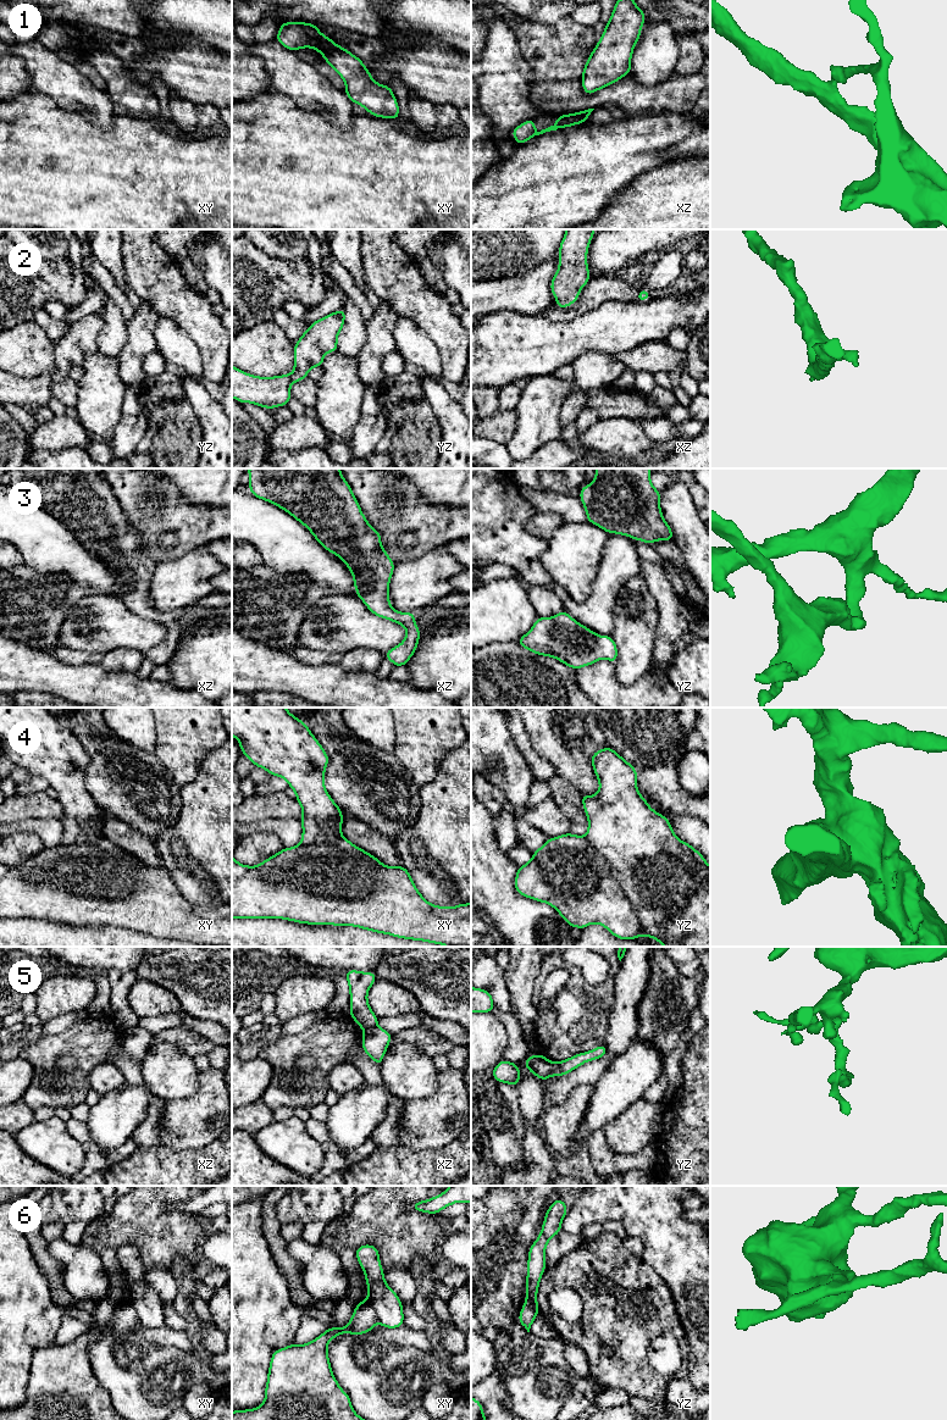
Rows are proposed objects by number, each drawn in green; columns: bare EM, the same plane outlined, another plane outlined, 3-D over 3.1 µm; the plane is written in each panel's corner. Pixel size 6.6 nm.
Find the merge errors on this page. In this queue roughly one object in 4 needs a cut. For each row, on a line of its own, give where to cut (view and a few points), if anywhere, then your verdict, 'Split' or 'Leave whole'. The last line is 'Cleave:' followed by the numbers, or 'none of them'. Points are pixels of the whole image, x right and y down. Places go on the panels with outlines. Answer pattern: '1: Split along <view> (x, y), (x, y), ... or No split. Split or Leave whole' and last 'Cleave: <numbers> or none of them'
1: Split along xy (338, 46), (324, 56). Split
2: No split. Leave whole
3: No split. Leave whole
4: Split along yz (585, 836), (604, 857), (610, 876), (638, 919), (641, 935). Split
5: Split along xz (376, 1024), (364, 1030). Split
6: Split along xy (367, 1298), (378, 1321). Split
Cleave: 1, 4, 5, 6

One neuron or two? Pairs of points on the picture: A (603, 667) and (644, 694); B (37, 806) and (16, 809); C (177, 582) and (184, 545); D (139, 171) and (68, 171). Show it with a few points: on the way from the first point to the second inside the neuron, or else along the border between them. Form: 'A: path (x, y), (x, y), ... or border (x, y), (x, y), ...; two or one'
A: path (608, 680), (622, 694), (632, 694); one
B: path (32, 806), (21, 808); one
C: border (203, 545), (156, 564); two
D: path (122, 171), (86, 171); one

